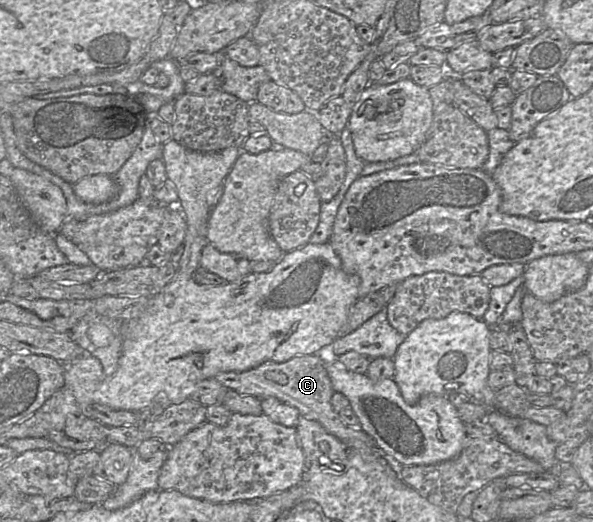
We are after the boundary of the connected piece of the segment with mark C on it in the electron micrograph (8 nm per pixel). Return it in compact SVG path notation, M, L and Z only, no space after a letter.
M317 354L295 356L282 363L265 362L246 371L219 372L214 378L239 394L255 396L259 399L274 397L295 407L301 416L317 421L338 439L350 440L350 446L358 448L359 451L375 451L378 447L374 439L363 430L345 425L339 414L333 410L331 397L335 392L325 362Z

